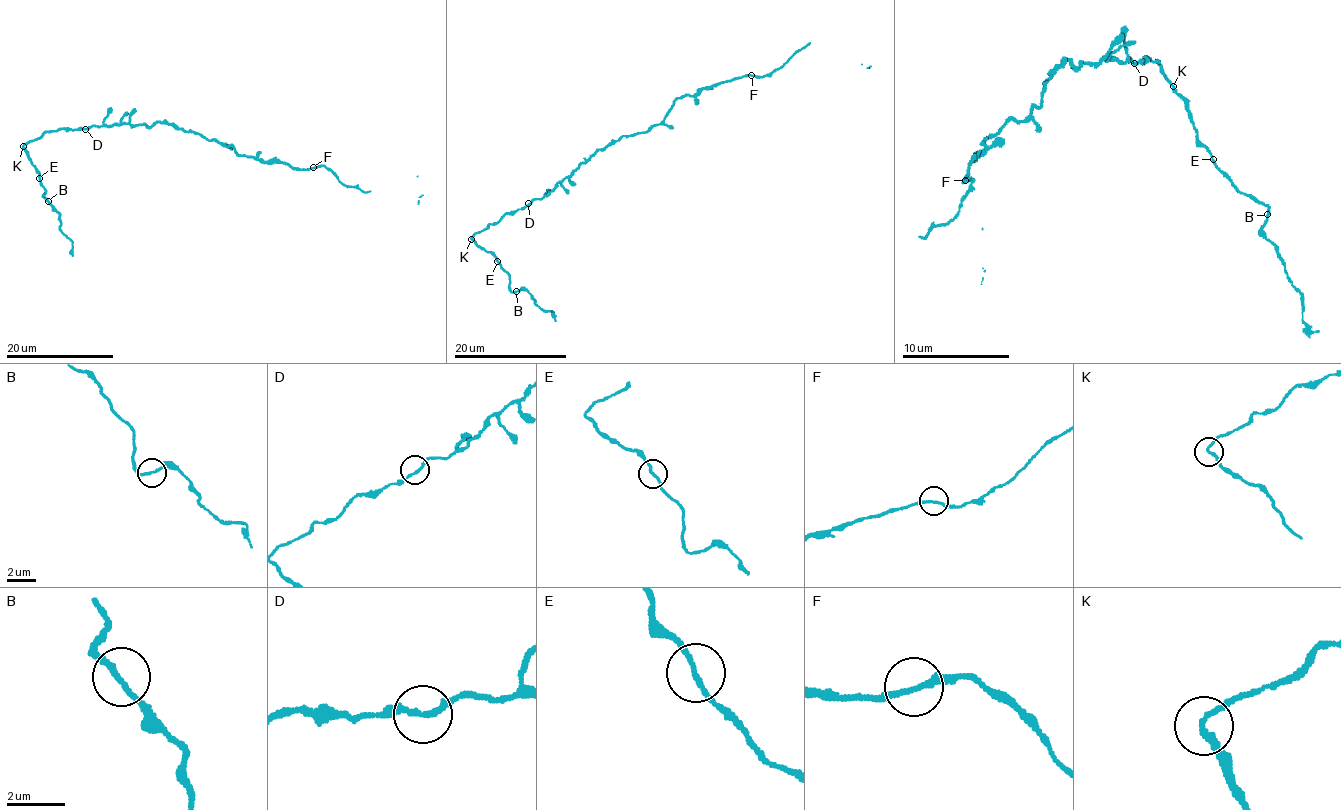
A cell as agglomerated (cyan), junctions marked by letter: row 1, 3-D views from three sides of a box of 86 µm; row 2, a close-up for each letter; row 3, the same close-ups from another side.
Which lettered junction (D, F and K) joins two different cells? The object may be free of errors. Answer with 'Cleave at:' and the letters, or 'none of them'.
Cleave at: K

